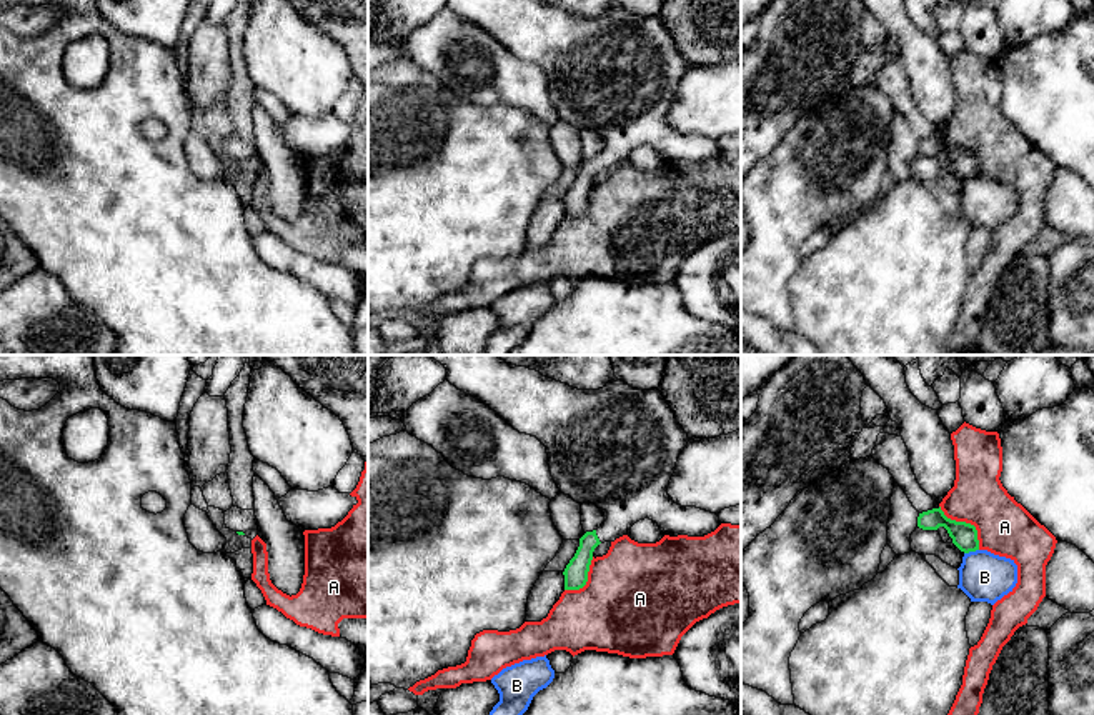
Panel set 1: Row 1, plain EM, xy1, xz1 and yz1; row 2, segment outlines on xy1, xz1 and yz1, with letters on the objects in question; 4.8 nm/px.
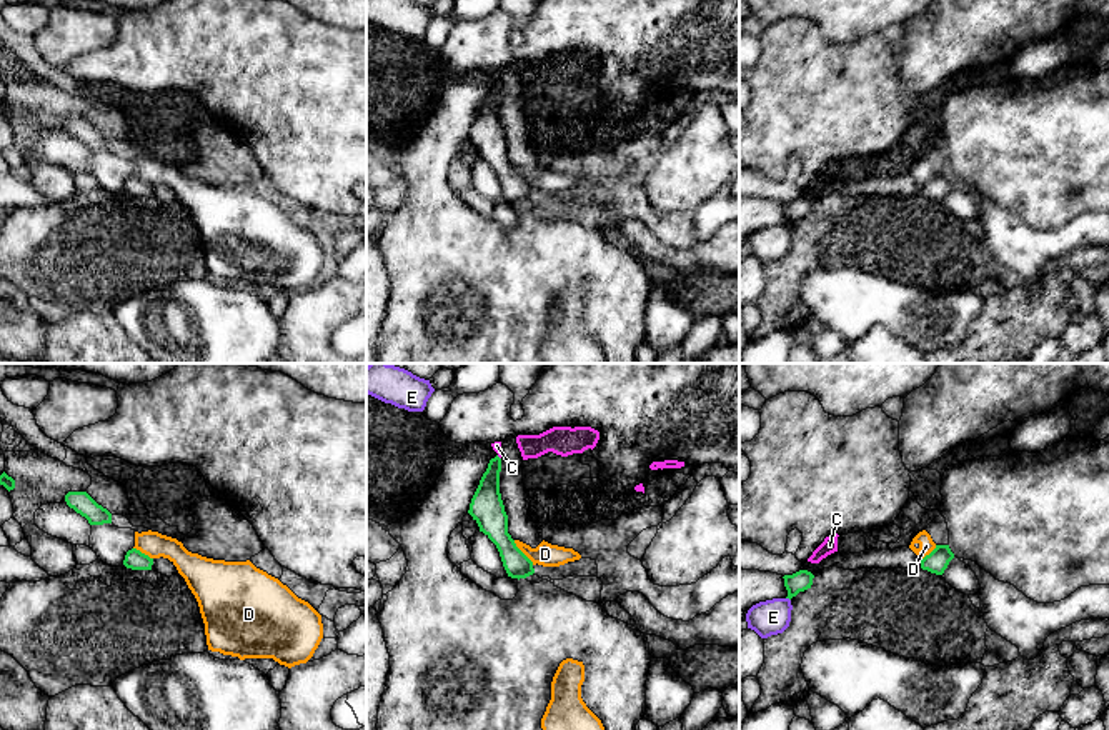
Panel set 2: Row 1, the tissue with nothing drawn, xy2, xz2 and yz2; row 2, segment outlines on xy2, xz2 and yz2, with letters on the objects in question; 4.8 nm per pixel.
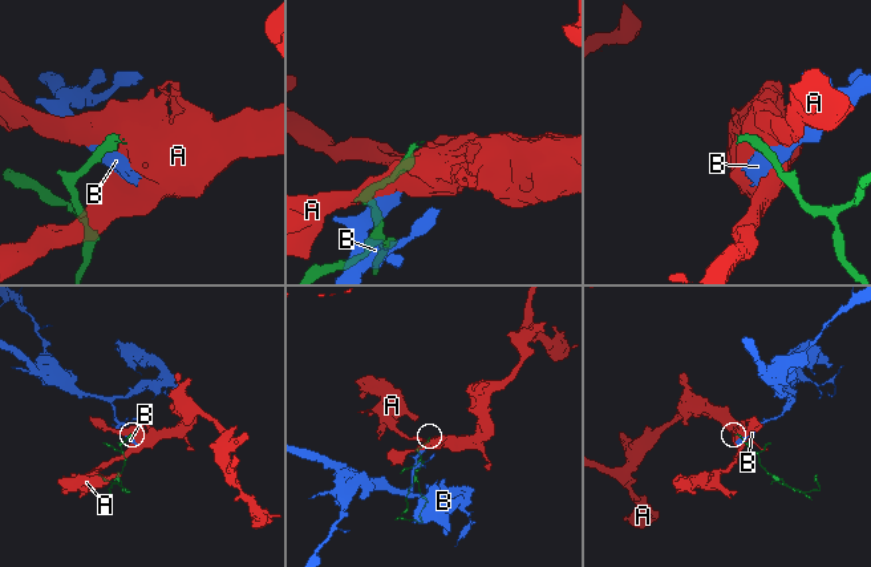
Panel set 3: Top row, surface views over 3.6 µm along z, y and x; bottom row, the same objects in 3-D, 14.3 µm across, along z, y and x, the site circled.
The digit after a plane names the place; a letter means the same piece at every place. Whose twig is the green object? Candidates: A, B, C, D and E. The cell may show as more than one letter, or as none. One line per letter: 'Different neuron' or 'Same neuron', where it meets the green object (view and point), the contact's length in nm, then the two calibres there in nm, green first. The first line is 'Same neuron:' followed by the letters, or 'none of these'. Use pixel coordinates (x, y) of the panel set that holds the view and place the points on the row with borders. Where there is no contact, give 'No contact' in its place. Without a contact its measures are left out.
Same neuron: none of these
A: Different neuron. Touches green at yz1 (964, 522). Shared border 300 nm. Thickness 130 nm (green) against 280 nm
B: Different neuron. Touches green at yz1 (971, 550). Shared border 80 nm. Thickness 130 nm (green) against 240 nm
C: Different neuron. Touches green at xz2 (498, 457). Shared border 30 nm. Thickness 160 nm (green) against 50 nm
D: Different neuron. Touches green at xz2 (522, 552). Shared border 160 nm. Thickness 150 nm (green) against 110 nm
E: Different neuron. Touches green at yz2 (788, 597). Shared border 30 nm. Thickness 100 nm (green) against 170 nm

